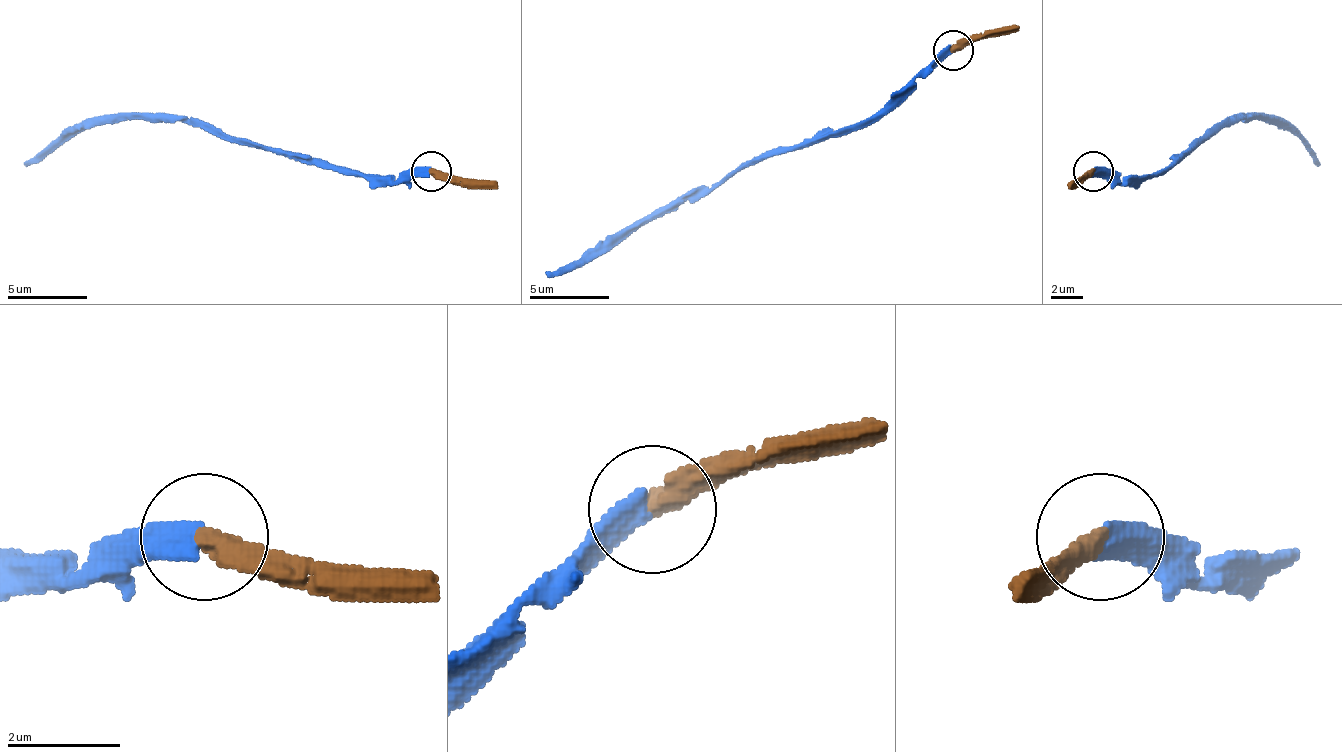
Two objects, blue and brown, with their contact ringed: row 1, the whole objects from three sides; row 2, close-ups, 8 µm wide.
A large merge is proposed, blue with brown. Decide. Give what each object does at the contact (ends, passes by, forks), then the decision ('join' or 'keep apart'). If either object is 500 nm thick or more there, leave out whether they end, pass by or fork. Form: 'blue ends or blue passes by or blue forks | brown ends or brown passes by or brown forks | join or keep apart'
blue ends | brown ends | join

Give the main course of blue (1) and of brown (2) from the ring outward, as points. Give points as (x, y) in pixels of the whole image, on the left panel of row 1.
1: (430, 170), (402, 170), (386, 178), (346, 174), (229, 141), (197, 121), (141, 117), (85, 121), (25, 166)
2: (430, 170), (462, 182), (490, 182), (498, 190)

